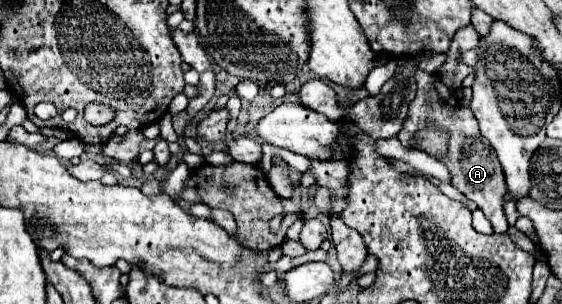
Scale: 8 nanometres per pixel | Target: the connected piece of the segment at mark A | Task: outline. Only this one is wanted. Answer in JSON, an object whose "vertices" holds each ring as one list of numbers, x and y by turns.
{"vertices":[[417,70,415,82,417,82,417,96,409,104,409,114,399,132,399,140,403,142,403,146,409,146,417,128,421,128,427,120,435,120,437,126,449,130,449,134,451,134,449,136,449,158,443,162,453,176,453,186,483,210,485,218,493,226,493,232,507,232,509,224,507,224,507,218,503,212,503,202,505,202,503,196,507,192,507,186,505,186,503,170,501,170,501,164,497,162,497,154,493,154,493,148,489,146,489,142,485,142,485,138,481,138,479,122,473,116,471,108,463,106,457,100,457,96,441,82,441,78,437,74]]}

